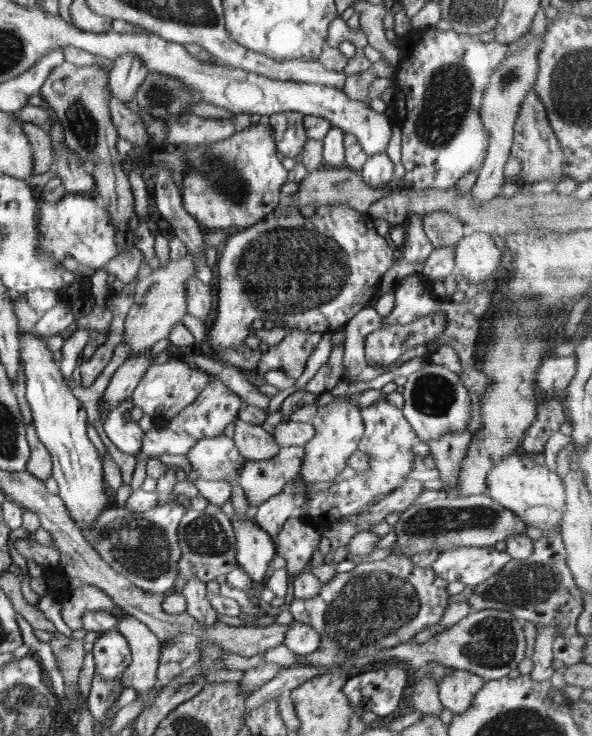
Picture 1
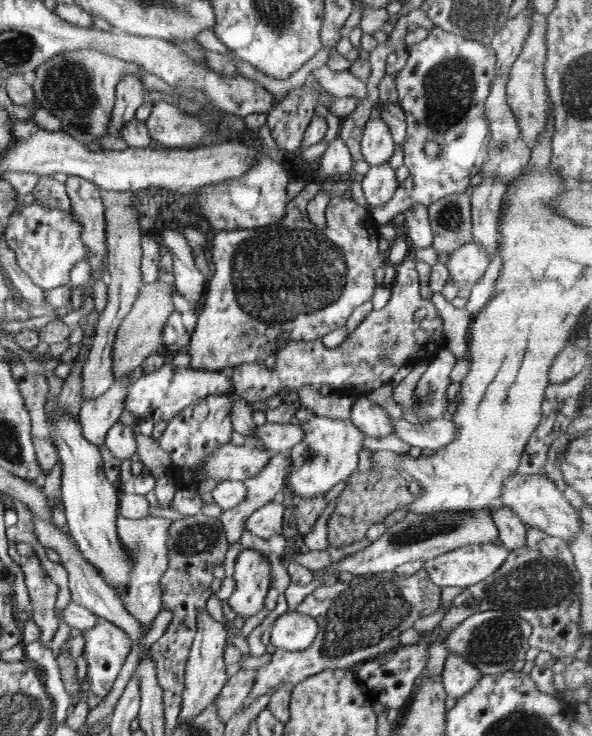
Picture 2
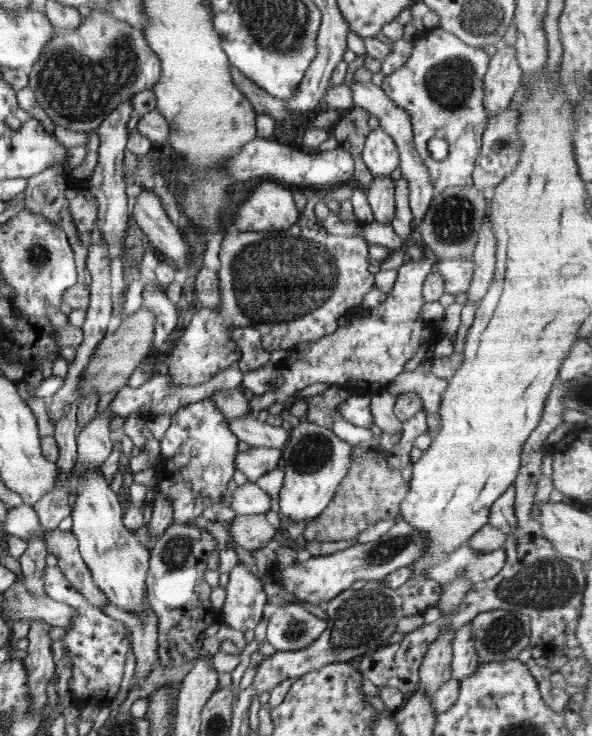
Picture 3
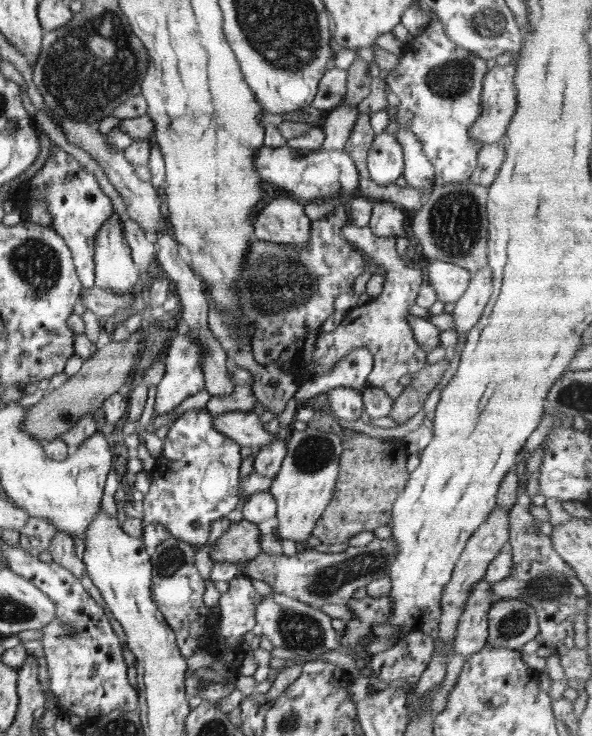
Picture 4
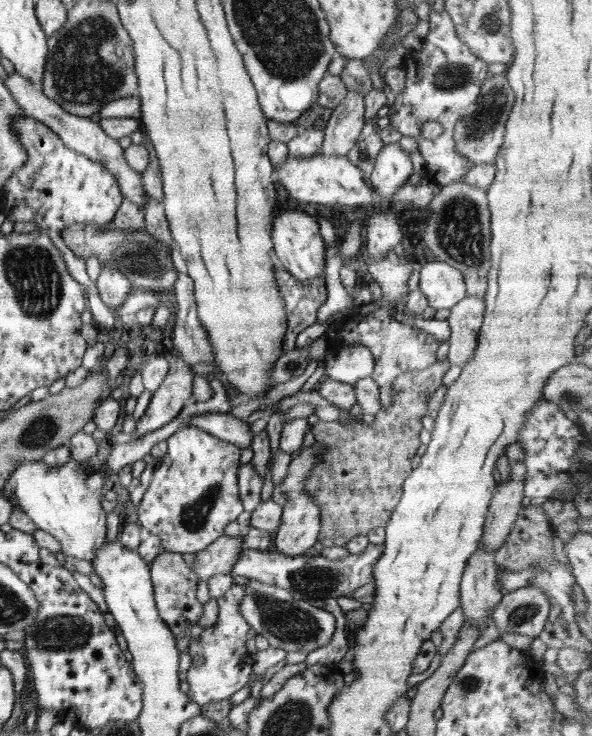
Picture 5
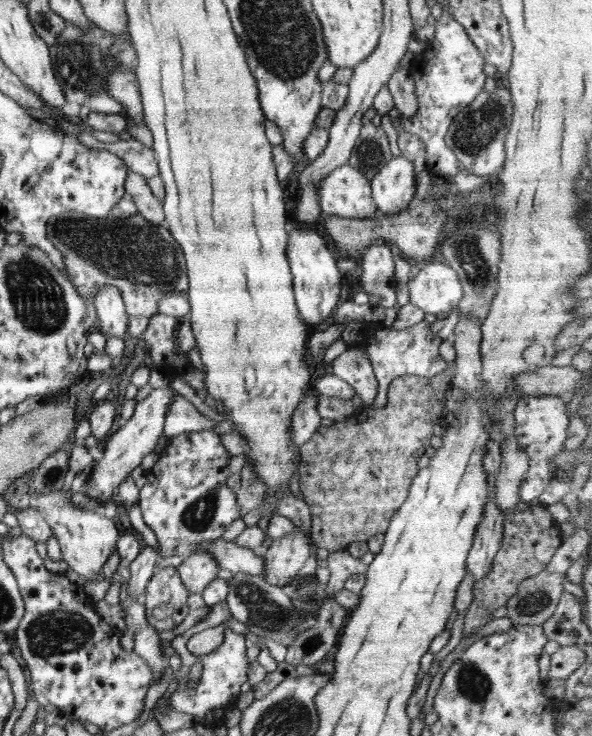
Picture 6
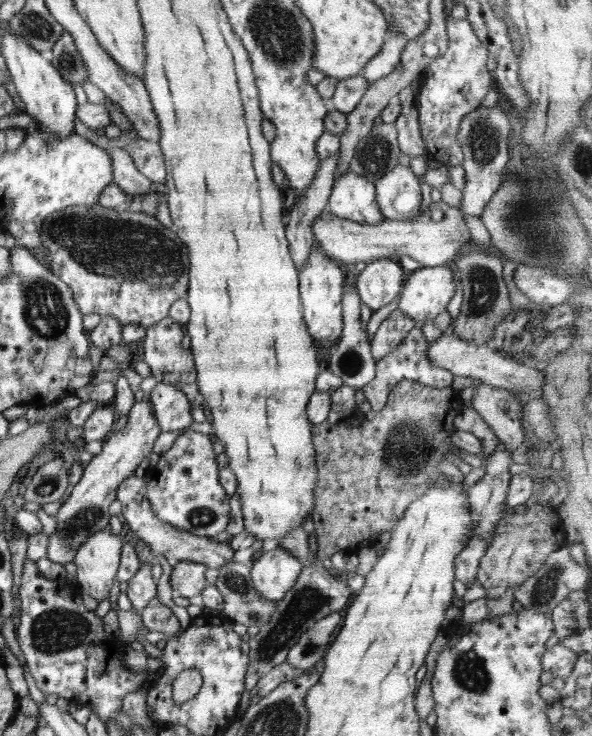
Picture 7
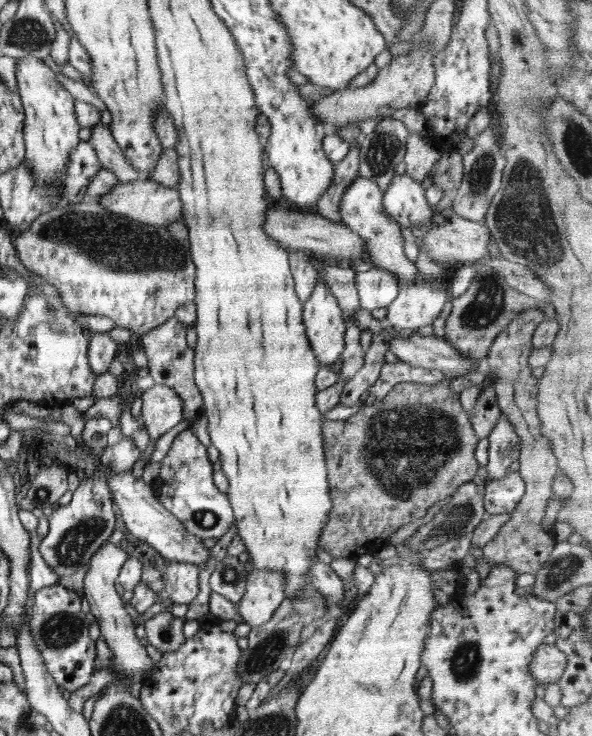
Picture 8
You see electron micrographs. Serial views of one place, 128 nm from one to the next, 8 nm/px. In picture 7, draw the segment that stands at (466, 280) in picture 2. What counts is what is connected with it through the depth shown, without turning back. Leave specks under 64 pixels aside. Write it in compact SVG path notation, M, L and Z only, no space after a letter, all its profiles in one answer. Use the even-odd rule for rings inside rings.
M410 266L398 309L415 322L434 320L454 297L454 272L444 266Z

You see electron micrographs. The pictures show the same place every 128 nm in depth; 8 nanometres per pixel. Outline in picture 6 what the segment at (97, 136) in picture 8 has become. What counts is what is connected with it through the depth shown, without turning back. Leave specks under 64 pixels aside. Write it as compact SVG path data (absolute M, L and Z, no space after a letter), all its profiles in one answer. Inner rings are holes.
M128 170L128 172L124 188L126 194L135 202L137 212L142 215L148 223L154 225L166 224L163 202L157 199L152 191L150 191L147 179L130 170Z

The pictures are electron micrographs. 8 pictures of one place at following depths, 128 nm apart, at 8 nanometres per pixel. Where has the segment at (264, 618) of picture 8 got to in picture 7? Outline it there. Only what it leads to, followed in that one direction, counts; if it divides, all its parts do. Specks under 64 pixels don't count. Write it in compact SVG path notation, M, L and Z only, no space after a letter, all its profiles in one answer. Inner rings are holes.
M282 547L269 549L251 566L255 589L271 603L280 602L300 576L303 564Z

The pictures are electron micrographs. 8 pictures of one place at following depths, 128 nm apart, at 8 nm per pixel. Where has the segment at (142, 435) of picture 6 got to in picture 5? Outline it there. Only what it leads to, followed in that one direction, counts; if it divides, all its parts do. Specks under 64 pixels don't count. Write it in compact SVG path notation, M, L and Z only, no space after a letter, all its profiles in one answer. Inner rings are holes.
M168 347L168 363L170 372L166 379L158 387L151 398L149 405L140 417L134 434L130 437L137 439L153 430L162 428L170 422L183 409L192 398L192 383L195 373L191 366L186 364L180 355L172 353L172 347Z

